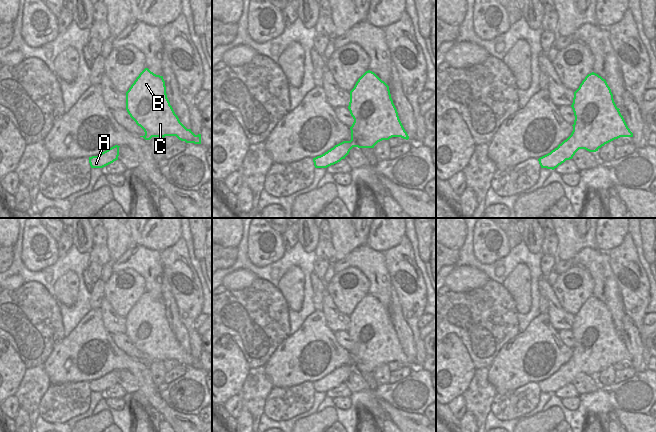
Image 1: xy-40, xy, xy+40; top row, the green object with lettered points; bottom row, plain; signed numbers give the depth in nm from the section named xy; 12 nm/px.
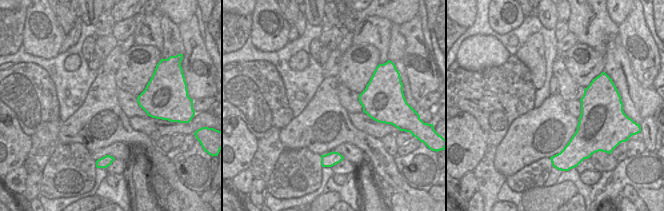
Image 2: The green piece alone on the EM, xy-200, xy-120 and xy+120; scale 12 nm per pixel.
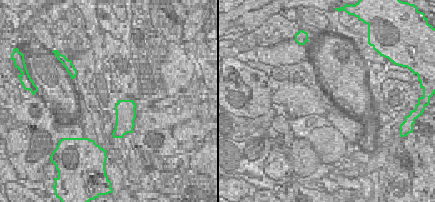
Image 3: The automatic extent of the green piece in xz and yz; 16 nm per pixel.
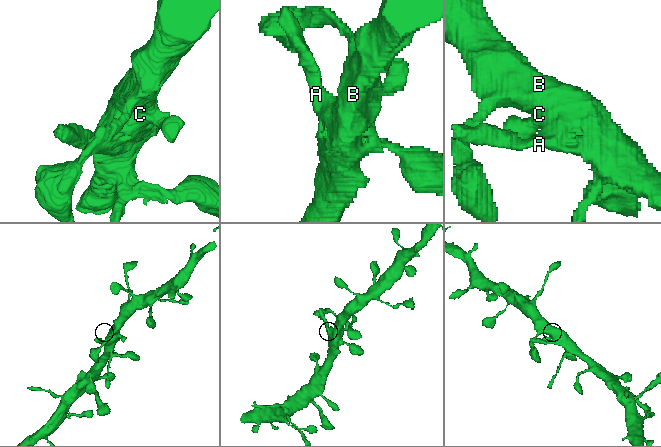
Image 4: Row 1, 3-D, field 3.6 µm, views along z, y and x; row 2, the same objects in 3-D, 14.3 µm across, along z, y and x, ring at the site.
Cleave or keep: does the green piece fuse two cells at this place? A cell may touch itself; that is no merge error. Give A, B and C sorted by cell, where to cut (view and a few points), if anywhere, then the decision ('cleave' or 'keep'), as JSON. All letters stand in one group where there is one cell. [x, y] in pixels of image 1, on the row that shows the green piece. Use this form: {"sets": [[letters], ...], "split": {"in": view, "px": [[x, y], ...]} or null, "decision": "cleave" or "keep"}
{"sets": [["A", "B", "C"]], "split": null, "decision": "keep"}

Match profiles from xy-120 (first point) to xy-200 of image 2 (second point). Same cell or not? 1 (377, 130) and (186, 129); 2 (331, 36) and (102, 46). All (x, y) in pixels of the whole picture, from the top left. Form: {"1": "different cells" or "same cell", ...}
{"1": "same cell", "2": "same cell"}

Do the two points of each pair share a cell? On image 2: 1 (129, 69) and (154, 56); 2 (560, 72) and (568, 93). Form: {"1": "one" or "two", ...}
{"1": "one", "2": "one"}

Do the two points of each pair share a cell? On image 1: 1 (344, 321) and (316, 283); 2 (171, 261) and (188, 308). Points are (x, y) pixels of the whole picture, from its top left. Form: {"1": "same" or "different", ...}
{"1": "same", "2": "same"}

